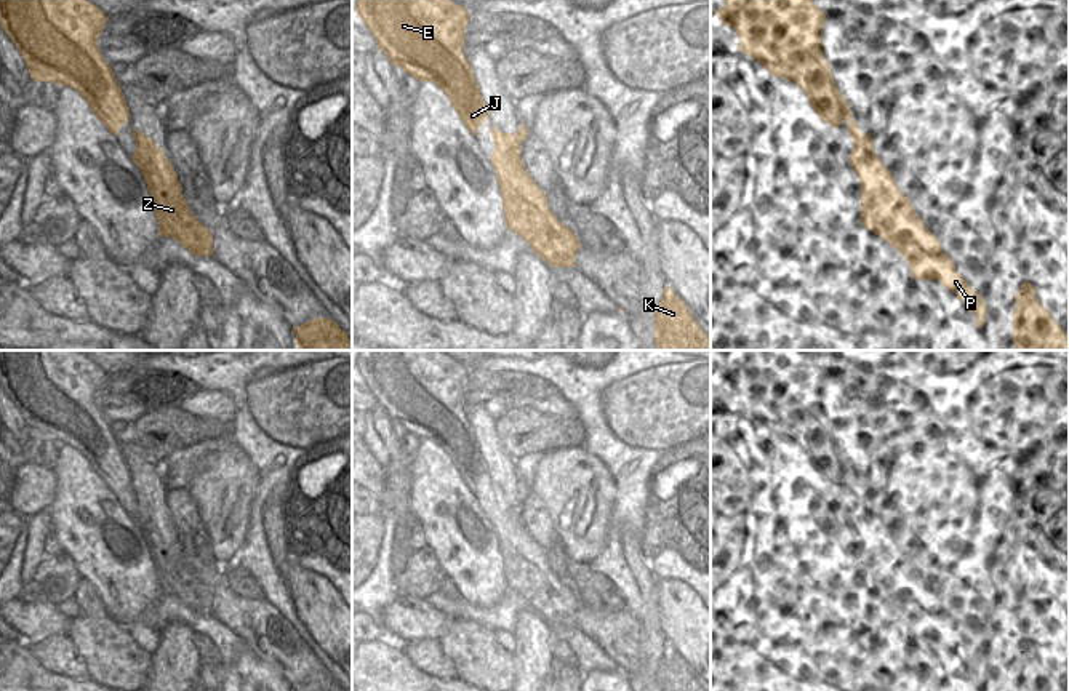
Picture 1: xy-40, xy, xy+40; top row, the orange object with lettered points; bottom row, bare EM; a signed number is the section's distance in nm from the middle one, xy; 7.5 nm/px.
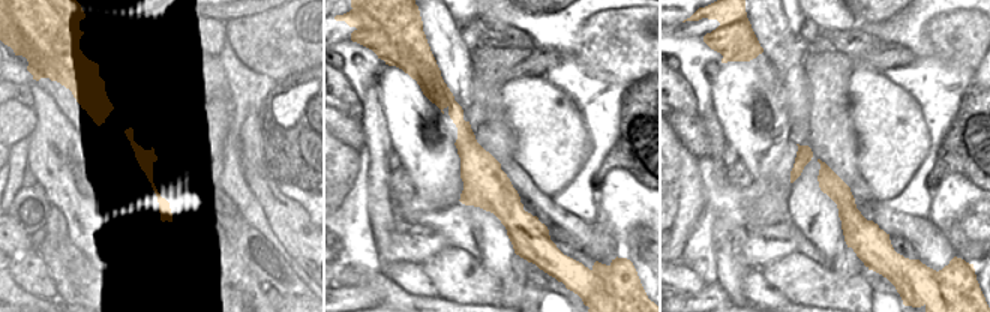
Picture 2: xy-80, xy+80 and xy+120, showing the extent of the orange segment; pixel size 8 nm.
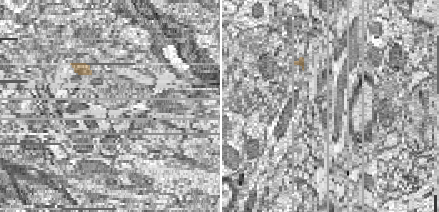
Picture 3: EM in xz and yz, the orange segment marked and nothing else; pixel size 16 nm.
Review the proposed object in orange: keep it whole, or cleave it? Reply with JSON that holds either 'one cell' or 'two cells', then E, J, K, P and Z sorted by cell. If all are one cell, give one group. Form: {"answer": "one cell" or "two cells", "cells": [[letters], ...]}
{"answer": "one cell", "cells": [["E", "J", "K", "P", "Z"]]}

